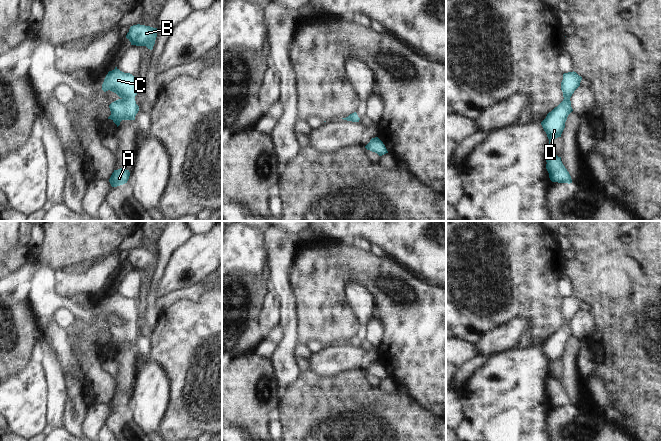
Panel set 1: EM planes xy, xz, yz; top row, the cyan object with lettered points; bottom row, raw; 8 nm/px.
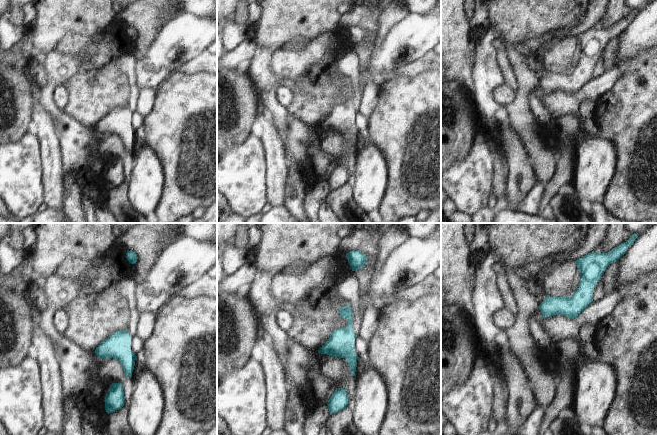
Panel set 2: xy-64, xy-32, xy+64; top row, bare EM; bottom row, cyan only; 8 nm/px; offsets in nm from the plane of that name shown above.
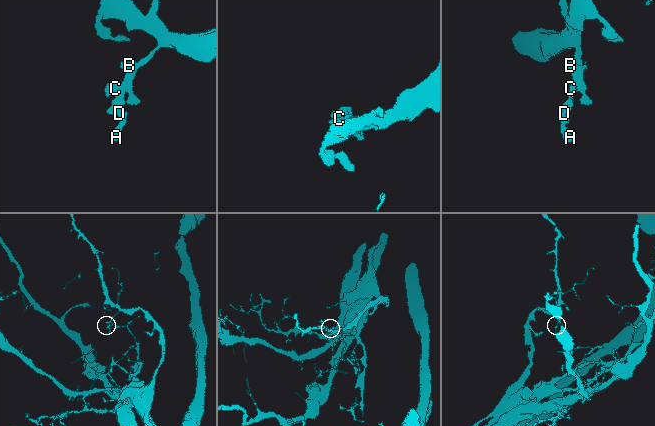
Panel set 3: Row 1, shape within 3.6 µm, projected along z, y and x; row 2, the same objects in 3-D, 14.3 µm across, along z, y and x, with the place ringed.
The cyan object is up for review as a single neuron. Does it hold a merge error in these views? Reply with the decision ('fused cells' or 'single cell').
single cell

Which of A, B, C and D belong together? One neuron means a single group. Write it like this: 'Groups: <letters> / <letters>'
Groups: A B C D

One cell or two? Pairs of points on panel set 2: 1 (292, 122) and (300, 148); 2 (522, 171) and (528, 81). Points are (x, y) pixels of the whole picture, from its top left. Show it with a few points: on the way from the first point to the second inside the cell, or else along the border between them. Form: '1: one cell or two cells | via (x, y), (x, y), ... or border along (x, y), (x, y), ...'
1: one cell | via (295, 128), (297, 142)
2: two cells | border along (512, 127), (518, 135), (533, 169)

